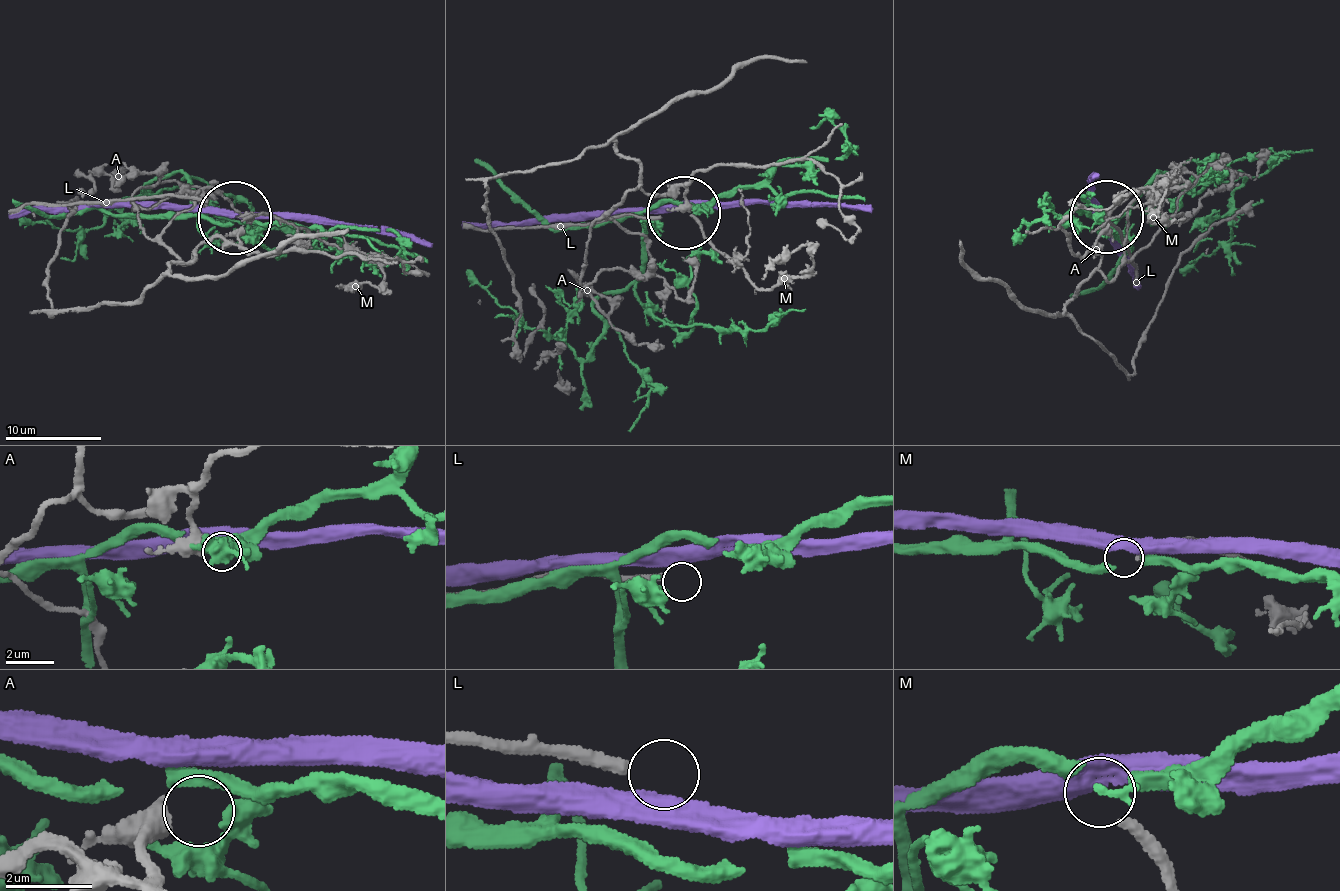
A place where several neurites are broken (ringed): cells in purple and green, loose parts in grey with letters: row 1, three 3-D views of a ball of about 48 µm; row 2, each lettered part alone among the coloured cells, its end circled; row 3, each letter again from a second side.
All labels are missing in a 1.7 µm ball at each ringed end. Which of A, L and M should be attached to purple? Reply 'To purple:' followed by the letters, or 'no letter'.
To purple: no letter

